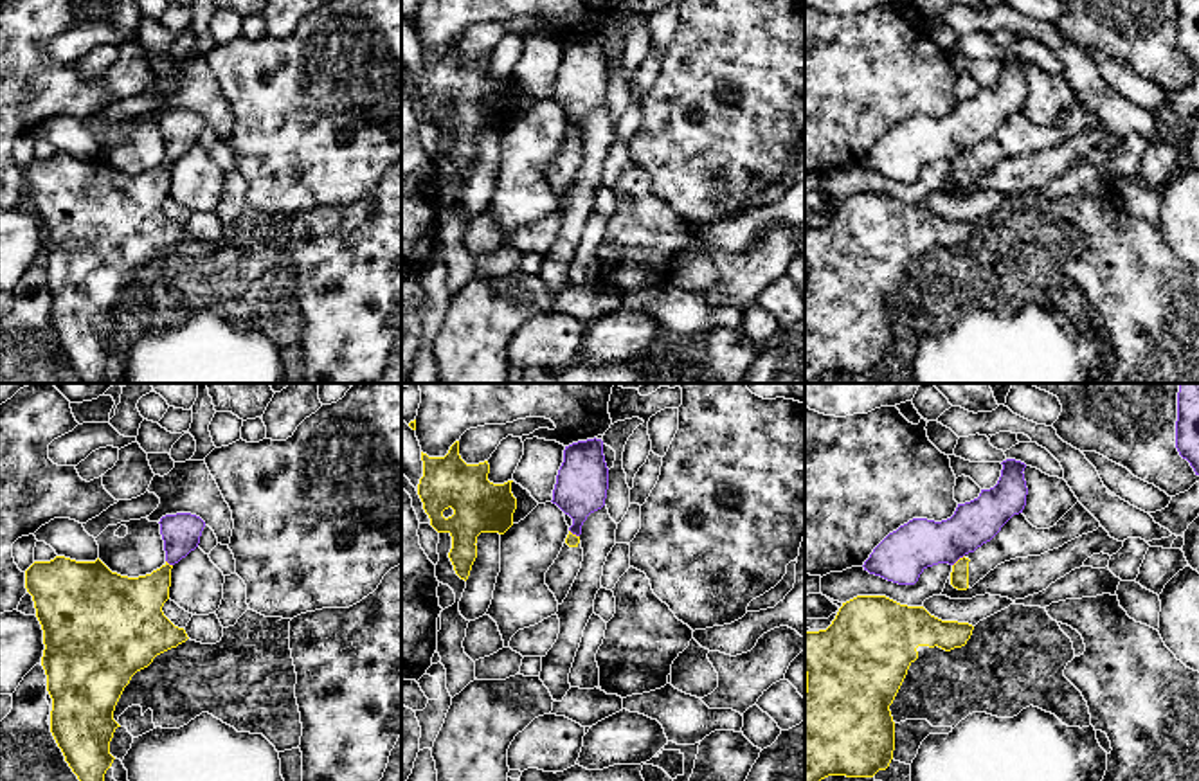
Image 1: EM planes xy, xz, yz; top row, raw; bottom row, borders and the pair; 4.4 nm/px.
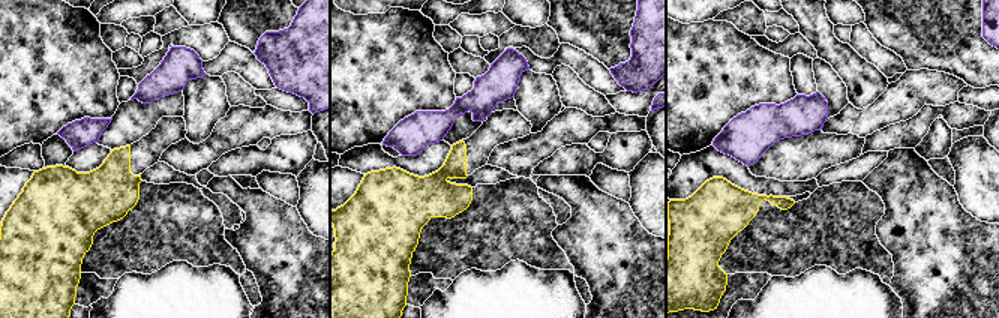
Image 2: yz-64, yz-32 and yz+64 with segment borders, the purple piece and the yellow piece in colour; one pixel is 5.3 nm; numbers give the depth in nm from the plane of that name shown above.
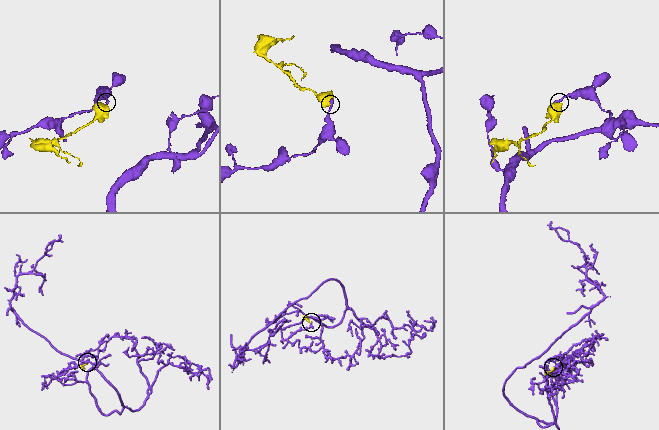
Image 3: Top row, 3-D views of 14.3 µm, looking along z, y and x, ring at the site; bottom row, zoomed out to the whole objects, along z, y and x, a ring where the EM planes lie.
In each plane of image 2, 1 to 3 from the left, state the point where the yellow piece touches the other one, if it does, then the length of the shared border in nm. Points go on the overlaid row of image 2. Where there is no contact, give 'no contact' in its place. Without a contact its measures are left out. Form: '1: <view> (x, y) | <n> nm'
1: no contact
2: no contact
3: no contact

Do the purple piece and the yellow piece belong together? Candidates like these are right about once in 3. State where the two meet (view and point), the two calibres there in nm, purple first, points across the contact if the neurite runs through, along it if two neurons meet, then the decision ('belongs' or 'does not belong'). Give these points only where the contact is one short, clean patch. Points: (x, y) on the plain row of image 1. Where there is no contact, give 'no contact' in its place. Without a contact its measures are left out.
contact yz (958, 155); calibres 220 and 80 nm; border yz (964, 152), (953, 162); does not belong

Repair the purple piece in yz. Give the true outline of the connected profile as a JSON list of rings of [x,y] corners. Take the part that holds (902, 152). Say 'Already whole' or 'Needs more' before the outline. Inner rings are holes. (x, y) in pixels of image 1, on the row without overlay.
Already whole. [[[1015,56],[1001,61],[997,81],[958,101],[951,115],[913,115],[889,130],[864,158],[864,167],[898,182],[915,182],[927,164],[954,162],[990,139],[1014,112],[1023,110],[1028,92],[1026,61]]]

